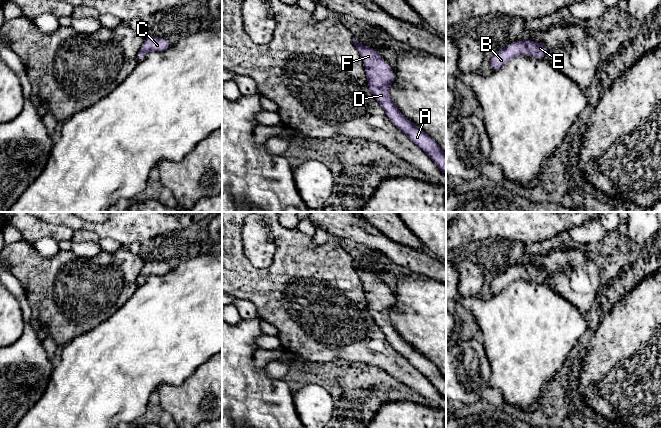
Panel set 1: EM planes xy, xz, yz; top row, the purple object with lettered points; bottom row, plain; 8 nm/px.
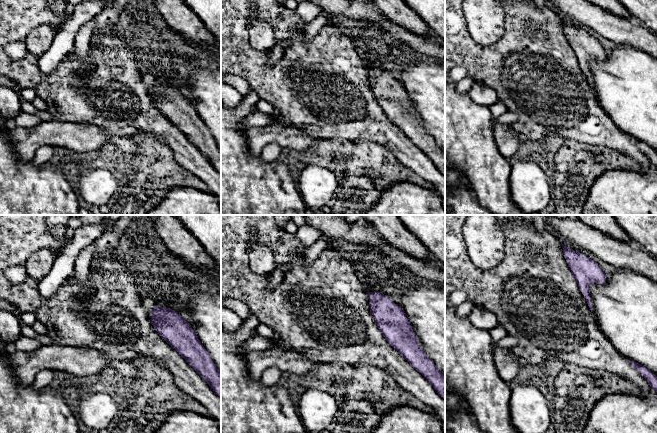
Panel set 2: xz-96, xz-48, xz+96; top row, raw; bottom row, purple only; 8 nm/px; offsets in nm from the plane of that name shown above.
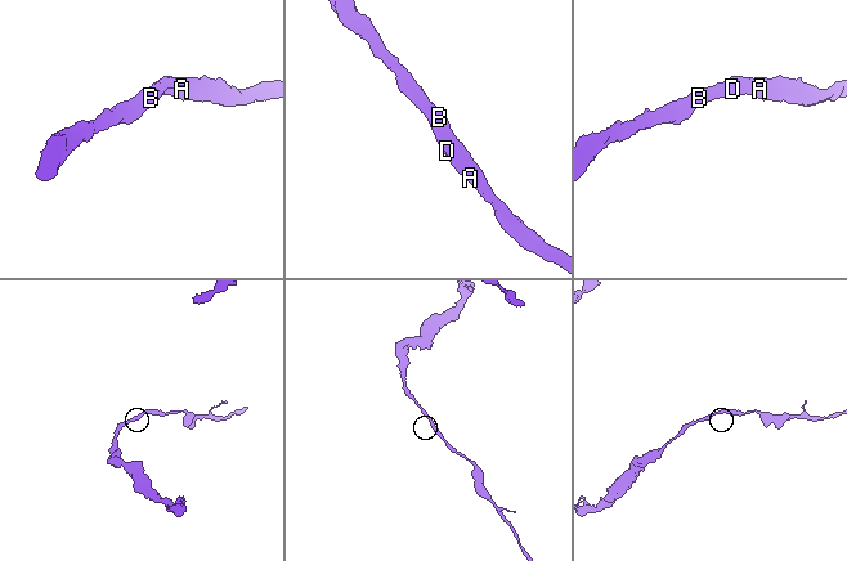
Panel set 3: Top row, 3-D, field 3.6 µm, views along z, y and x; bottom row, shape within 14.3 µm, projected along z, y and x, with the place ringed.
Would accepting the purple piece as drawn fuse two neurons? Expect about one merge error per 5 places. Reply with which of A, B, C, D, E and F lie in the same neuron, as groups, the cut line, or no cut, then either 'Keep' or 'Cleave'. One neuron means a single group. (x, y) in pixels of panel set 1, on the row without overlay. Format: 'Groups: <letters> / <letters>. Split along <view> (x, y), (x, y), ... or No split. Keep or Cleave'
Groups: A B C D E F. No split. Keep

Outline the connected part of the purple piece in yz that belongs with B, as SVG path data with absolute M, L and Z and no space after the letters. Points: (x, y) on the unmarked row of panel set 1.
M521 264L508 268L504 273L497 275L491 282L489 291L497 294L507 288L511 283L530 279L535 282L544 282L549 272L543 267L535 267L531 264Z

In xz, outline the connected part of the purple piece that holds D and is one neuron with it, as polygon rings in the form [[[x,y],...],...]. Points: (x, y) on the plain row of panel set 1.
[[[353,260],[353,267],[360,277],[366,294],[368,311],[376,325],[382,330],[389,344],[412,366],[418,369],[446,399],[446,378],[437,366],[413,346],[403,340],[390,322],[390,311],[394,296],[380,281],[376,273],[361,269]]]

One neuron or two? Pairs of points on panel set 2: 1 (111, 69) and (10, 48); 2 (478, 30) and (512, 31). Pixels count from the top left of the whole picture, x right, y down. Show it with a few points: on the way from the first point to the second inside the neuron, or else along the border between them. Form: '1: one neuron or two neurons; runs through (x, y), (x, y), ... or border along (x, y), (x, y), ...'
1: two neurons; border along (27, 51), (21, 58), (10, 58)
2: two neurons; border along (504, 10), (503, 35), (485, 46)

